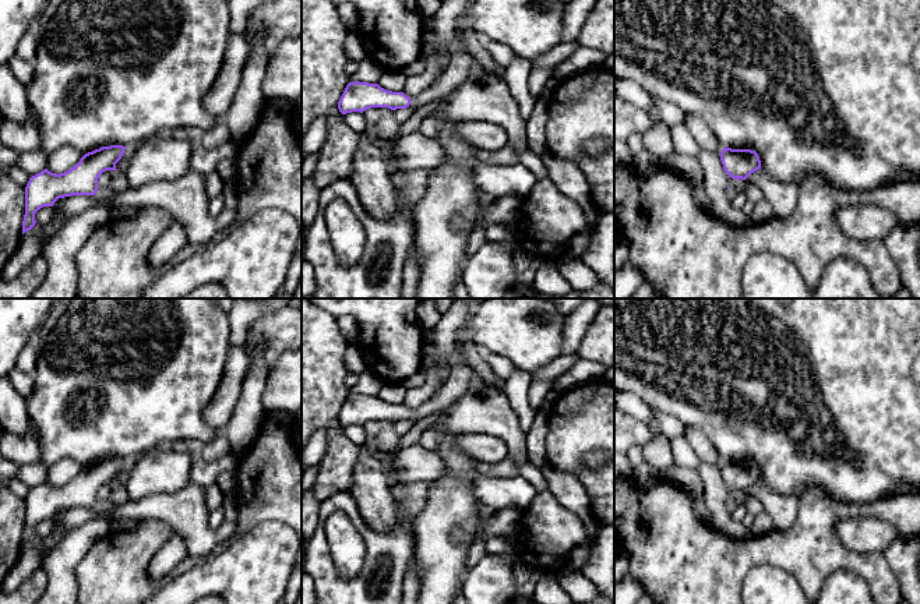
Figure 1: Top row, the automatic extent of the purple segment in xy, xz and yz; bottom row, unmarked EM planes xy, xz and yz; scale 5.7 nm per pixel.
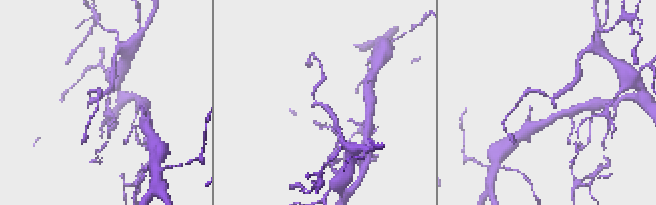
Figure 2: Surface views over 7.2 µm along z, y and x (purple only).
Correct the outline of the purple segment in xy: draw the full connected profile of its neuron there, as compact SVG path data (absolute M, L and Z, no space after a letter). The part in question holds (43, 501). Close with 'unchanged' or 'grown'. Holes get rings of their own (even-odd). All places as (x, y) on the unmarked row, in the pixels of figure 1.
M123 458L102 459L85 466L64 485L56 487L45 481L32 488L25 499L22 547L35 538L35 526L43 519L53 519L59 511L95 508L102 513L112 513L117 505L112 499L99 501L98 491L106 483L116 483L124 462Z; grown

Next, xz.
M452 360L450 377L444 386L426 400L419 409L410 412L403 405L392 405L381 400L378 396L349 395L338 414L342 427L360 424L371 420L388 420L391 423L406 420L422 420L429 414L443 412L458 402L470 388L475 371L461 363Z; grown

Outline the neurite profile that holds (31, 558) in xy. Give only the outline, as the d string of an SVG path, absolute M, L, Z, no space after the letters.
M35 536L31 543L21 548L18 561L6 576L0 591L14 591L25 579L43 566L43 559L50 551L45 547L43 540L43 537Z

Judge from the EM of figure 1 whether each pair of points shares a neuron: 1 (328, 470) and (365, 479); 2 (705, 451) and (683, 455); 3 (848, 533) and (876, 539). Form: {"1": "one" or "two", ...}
{"1": "two", "2": "two", "3": "one"}

